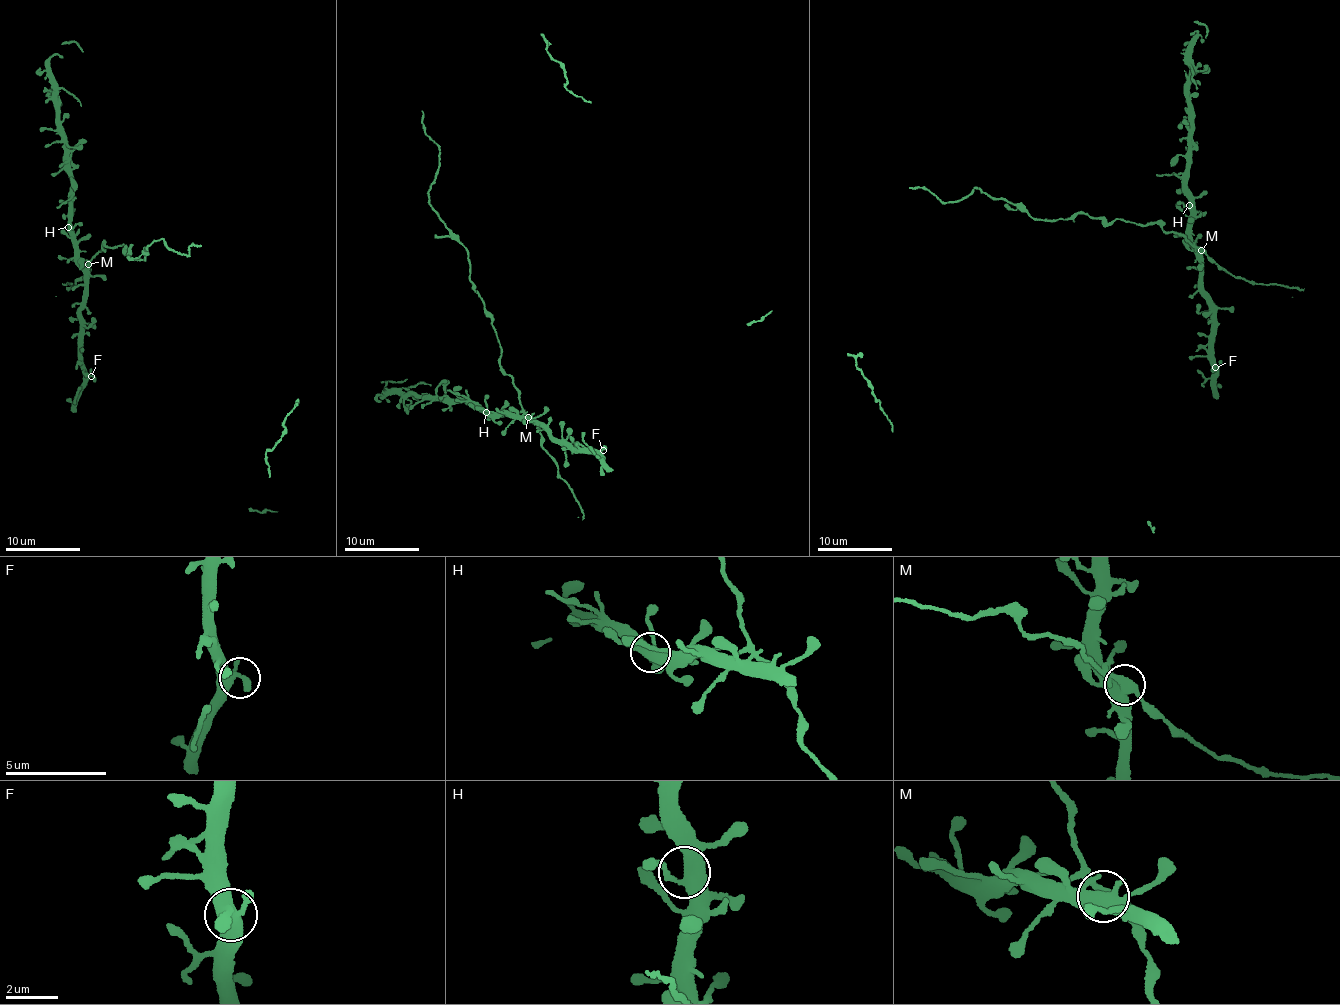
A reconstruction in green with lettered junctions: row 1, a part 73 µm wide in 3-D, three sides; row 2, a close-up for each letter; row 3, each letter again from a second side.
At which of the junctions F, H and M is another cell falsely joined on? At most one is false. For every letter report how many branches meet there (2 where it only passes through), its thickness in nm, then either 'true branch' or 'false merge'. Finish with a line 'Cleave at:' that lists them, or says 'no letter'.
F: 3 | 320 nm | true branch
H: 3 | 420 nm | true branch
M: 3 | 320 nm | true branch
Cleave at: no letter

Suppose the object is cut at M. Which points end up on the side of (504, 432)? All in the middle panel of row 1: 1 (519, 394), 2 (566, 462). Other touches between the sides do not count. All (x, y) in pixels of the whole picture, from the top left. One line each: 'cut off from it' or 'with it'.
1: with it
2: cut off from it

